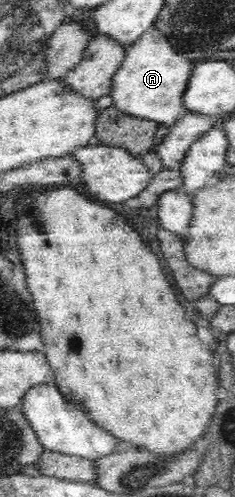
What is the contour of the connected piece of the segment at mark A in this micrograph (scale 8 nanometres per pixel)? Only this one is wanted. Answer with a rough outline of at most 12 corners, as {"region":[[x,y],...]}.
{"region":[[154,28],[129,46],[110,93],[171,126],[198,63]]}

